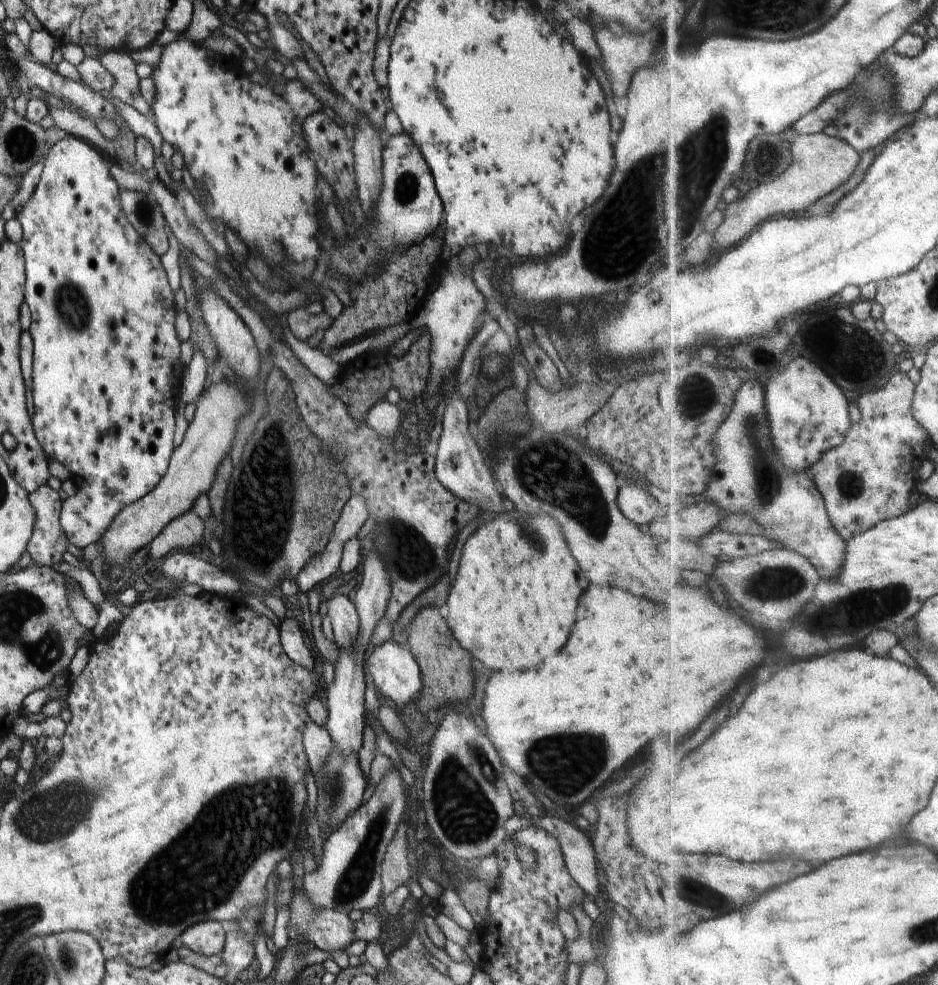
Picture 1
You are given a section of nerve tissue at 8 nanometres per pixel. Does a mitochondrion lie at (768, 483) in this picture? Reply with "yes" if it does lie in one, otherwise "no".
yes

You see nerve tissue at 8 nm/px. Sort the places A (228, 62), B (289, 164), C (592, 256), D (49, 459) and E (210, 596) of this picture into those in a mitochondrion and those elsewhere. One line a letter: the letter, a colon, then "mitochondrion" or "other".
A: other
B: other
C: mitochondrion
D: other
E: other

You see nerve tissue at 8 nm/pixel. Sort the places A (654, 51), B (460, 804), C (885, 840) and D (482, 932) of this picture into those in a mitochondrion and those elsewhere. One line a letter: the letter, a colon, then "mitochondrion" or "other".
A: mitochondrion
B: mitochondrion
C: other
D: other

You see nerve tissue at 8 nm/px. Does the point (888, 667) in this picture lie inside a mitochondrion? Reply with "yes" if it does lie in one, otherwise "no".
no

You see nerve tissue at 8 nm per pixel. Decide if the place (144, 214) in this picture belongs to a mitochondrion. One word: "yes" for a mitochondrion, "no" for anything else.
yes

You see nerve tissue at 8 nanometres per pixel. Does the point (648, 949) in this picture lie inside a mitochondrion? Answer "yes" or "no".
no

